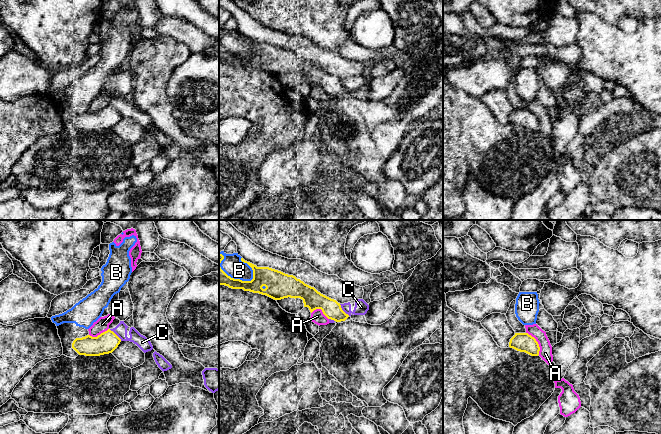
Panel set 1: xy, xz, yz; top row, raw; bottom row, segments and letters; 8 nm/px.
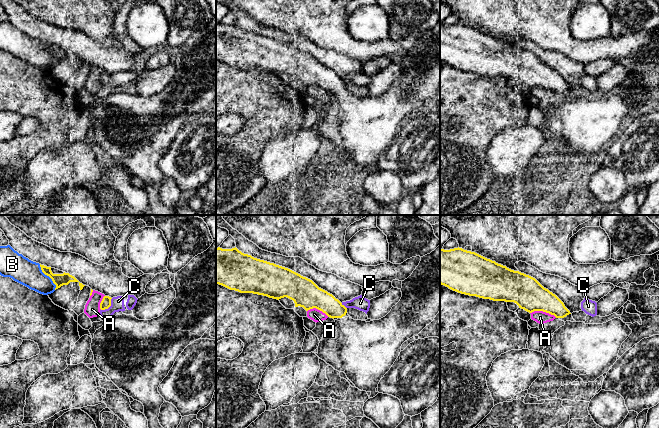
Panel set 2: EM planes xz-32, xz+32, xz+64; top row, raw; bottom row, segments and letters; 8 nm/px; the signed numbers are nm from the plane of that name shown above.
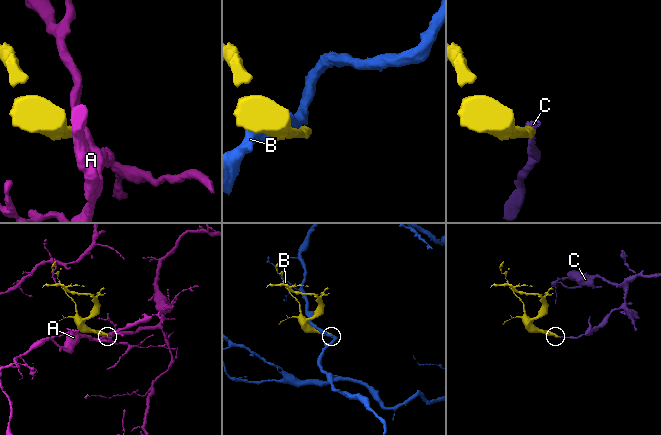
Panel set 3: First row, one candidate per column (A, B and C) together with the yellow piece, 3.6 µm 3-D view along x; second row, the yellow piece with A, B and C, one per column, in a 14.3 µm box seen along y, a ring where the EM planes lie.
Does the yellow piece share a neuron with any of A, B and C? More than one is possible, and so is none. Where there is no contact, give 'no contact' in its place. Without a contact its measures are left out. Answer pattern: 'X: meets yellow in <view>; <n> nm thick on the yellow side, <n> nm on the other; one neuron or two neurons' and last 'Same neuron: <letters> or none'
A: meets yellow in yz; 160 nm thick on the yellow side, 100 nm on the other; two neurons
B: meets yellow in xz; 130 nm thick on the yellow side, 160 nm on the other; two neurons
C: meets yellow in xy; 170 nm thick on the yellow side, 100 nm on the other; two neurons
Same neuron: none

